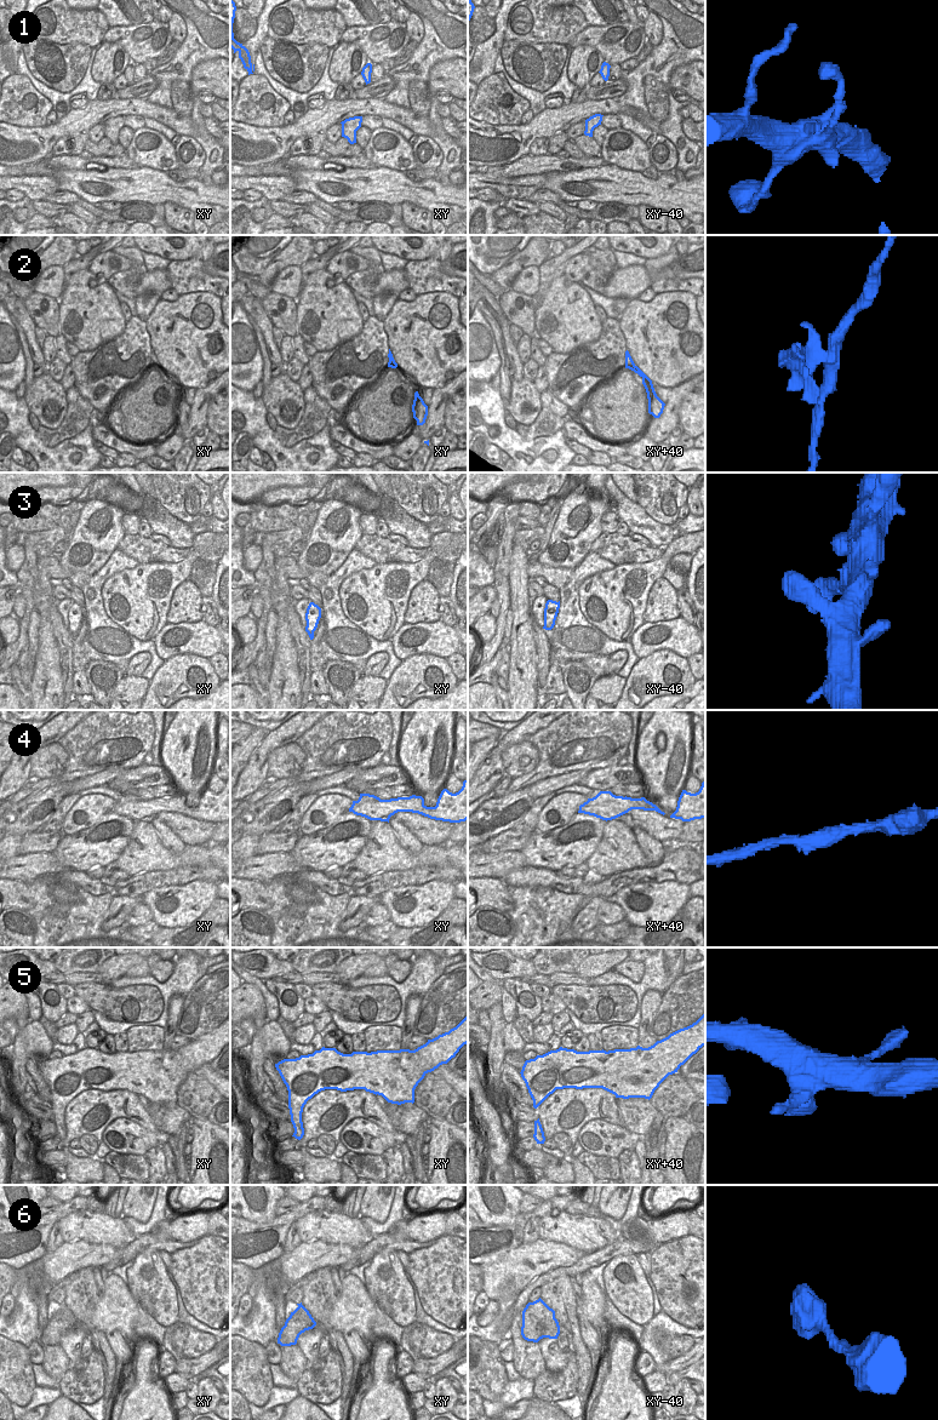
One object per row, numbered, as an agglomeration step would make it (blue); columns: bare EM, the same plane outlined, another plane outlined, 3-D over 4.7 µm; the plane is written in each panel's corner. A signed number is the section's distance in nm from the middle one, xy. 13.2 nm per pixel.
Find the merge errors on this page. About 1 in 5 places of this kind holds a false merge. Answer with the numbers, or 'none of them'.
2

